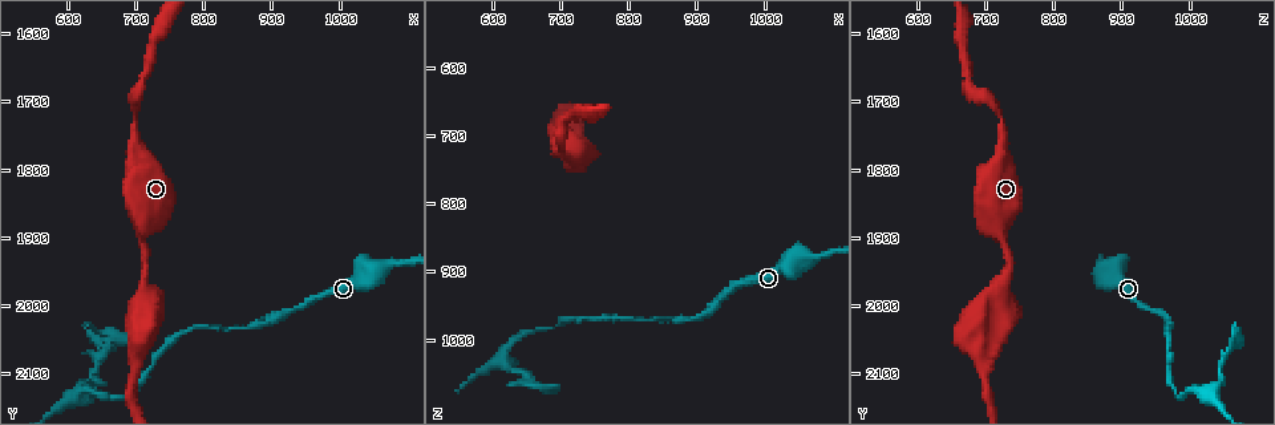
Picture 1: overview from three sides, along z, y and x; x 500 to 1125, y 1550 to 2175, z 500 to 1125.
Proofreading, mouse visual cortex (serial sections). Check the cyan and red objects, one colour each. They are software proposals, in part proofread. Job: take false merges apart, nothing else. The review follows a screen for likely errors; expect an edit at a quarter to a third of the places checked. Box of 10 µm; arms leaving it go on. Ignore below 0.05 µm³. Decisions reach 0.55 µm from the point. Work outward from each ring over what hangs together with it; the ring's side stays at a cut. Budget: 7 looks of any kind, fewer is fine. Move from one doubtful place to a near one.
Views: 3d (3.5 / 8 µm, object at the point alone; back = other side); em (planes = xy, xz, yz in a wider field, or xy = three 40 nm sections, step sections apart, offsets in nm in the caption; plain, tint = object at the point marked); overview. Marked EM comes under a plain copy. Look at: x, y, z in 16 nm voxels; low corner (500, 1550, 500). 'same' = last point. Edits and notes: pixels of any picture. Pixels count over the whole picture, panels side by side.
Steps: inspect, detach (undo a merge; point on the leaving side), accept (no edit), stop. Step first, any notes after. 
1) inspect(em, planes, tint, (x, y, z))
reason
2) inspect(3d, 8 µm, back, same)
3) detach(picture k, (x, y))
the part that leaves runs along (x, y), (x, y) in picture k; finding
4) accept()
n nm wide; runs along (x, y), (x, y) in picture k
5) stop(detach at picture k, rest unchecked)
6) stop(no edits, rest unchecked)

inspect(3d, 3.5 µm, (1085, 1940, 875))
thick turns thin

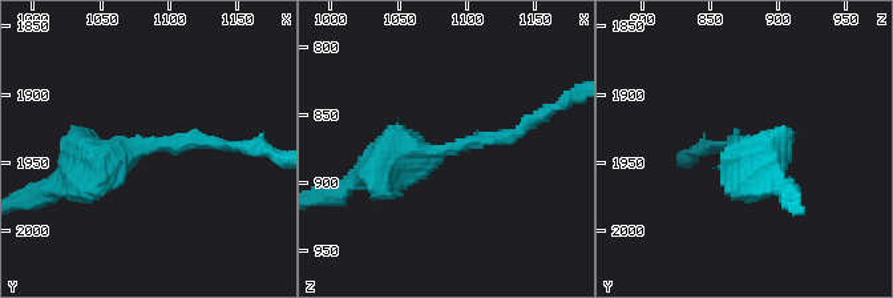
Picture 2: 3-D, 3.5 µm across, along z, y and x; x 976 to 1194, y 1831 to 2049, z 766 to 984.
inspect(em, planes, tint, (1086, 1940, 876))

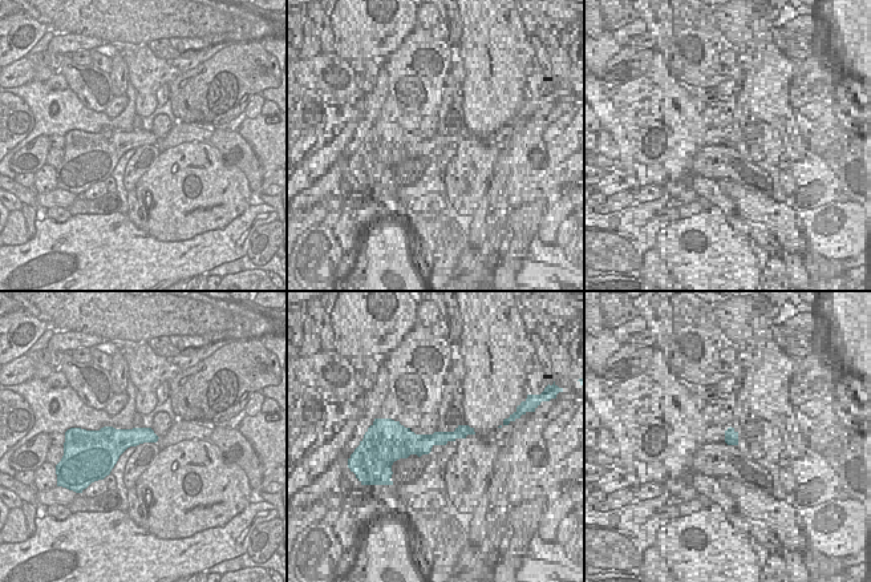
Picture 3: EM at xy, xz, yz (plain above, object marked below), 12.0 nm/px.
accept()
runs along (73, 180), (89, 162), (199, 135) in picture 2; one cell here

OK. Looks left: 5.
inspect(3d, 8 µm, (720, 1990, 715))

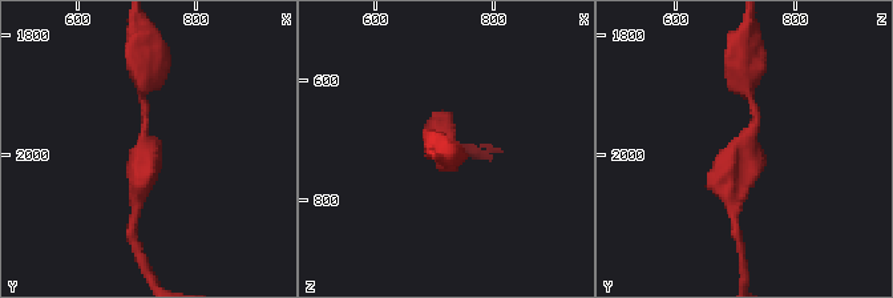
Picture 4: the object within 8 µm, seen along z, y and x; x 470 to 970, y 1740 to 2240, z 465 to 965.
inspect(3d, 3.5 µm, same)

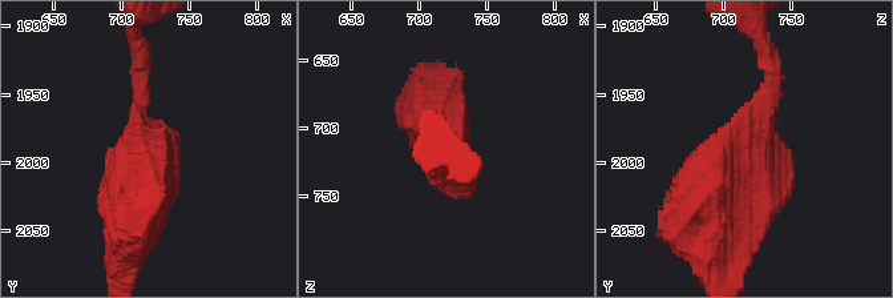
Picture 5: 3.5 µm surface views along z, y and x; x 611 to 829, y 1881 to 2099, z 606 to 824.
inspect(em, xy, step 2, tint, (722, 1990, 710))
now the EM

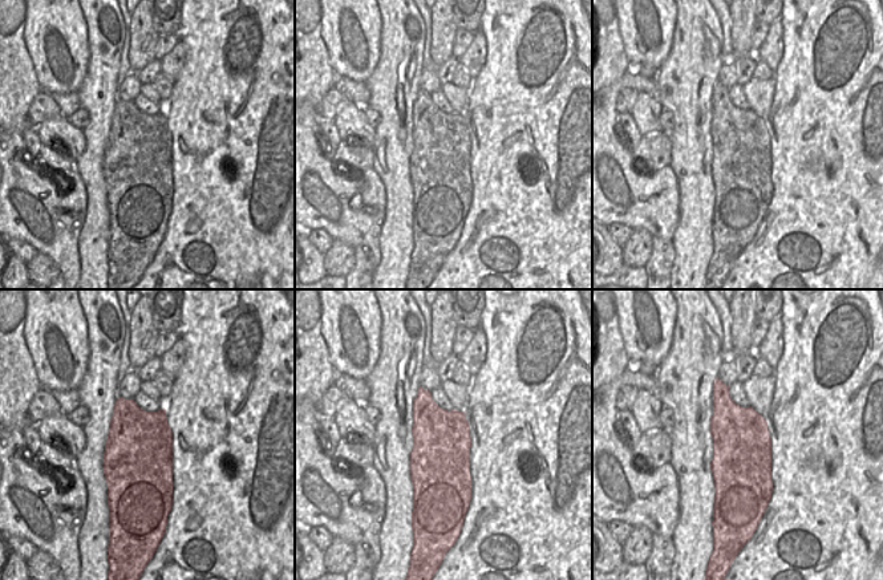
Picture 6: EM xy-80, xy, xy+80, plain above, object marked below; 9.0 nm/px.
accept()
runs along (770, 67), (708, 225) in picture 5; continuous, no second cell

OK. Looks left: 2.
stop(no edits, rest unchecked)

